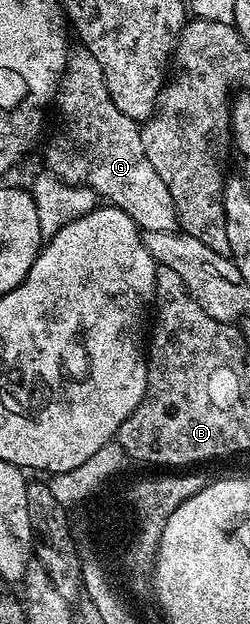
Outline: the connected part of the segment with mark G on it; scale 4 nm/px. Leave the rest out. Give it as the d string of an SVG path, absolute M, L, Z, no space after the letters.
M83 46L77 49L77 52L75 49L67 57L66 71L58 84L54 104L55 107L60 107L60 120L64 125L52 137L51 135L47 137L48 145L47 140L43 145L44 160L48 163L45 164L47 171L68 184L84 184L88 188L93 188L101 201L130 214L133 225L139 226L144 232L177 231L178 217L174 198L166 182L162 182L158 170L150 166L150 158L146 158L142 150L141 125L126 114L122 114L122 110L118 110L118 106L114 104L108 84L104 81L102 66L98 66L98 58L94 58L94 54L90 54Z

